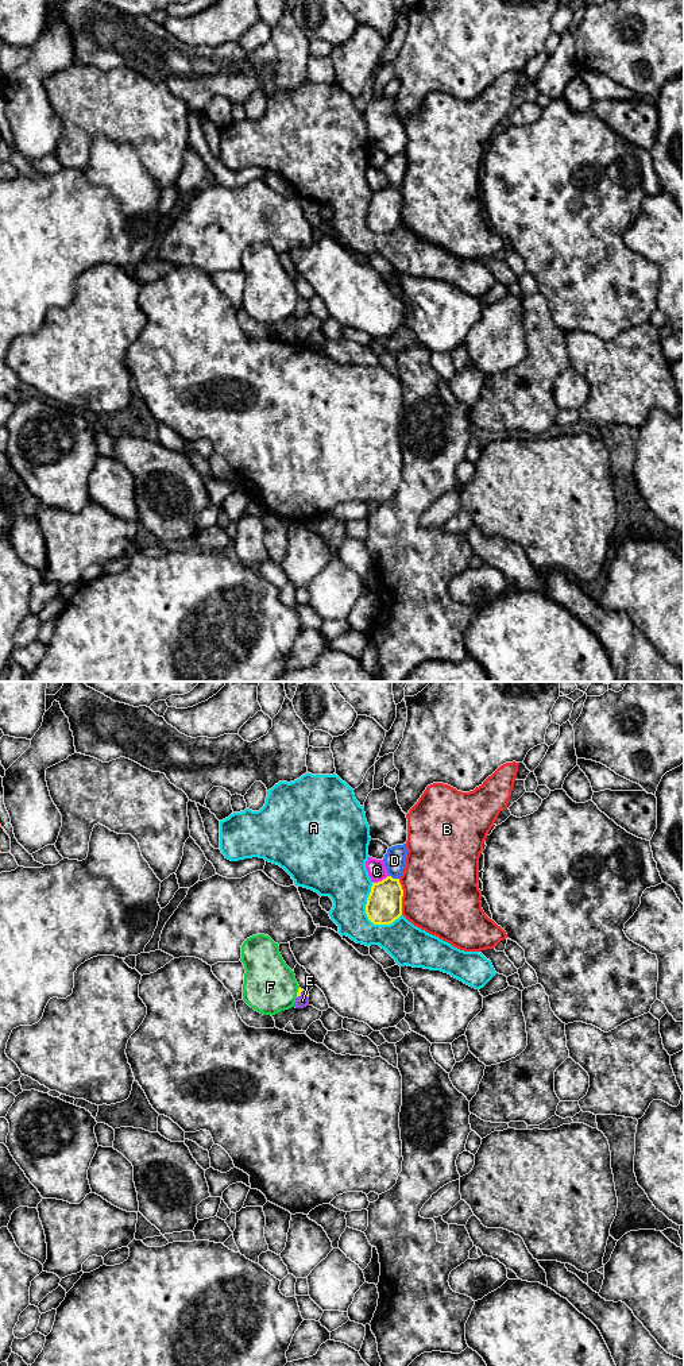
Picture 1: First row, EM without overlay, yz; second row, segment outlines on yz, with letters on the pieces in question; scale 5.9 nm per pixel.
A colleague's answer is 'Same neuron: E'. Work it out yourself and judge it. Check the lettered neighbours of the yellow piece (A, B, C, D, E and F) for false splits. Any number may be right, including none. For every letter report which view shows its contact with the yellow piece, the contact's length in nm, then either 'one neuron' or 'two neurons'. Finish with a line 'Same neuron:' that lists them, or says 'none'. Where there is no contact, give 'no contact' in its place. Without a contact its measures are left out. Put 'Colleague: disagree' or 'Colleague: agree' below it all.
A: yz | 280 nm | two neurons
B: yz | 220 nm | two neurons
C: yz | 110 nm | two neurons
D: yz | 70 nm | two neurons
E: yz | 70 nm | one neuron
F: yz | 70 nm | two neurons
Same neuron: E
Colleague: agree

